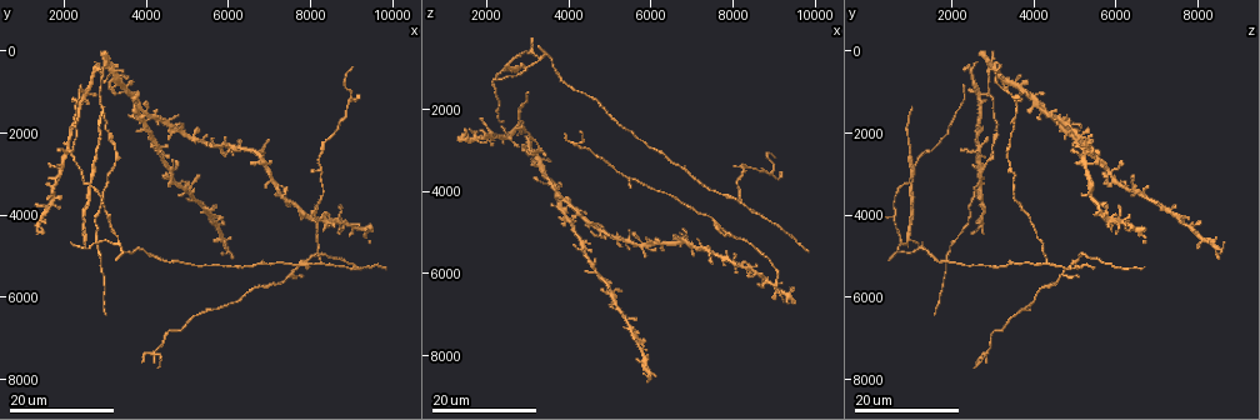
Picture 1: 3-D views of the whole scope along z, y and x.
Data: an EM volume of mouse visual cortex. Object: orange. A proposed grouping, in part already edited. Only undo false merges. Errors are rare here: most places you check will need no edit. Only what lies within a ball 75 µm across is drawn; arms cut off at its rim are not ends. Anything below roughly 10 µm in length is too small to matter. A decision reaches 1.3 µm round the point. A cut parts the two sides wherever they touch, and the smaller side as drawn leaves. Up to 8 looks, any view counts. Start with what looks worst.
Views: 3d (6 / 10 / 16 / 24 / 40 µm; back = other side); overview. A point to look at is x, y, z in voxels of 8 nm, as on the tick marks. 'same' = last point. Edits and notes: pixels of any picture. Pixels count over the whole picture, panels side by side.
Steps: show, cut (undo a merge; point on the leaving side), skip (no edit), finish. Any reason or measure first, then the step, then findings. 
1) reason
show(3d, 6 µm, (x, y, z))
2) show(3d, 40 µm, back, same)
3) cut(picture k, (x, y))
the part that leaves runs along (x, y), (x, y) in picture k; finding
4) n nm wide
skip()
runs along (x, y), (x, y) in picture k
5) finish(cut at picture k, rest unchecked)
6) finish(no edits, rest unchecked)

branch point
show(3d, 16 µm, (8300, 5150, 4300))

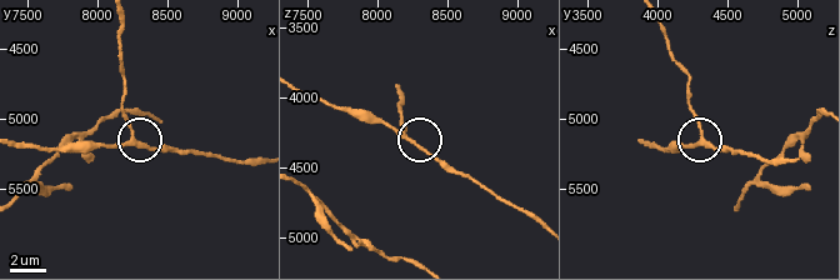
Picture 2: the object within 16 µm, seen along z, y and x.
show(3d, 6 µm, (8260, 5160, 4320))

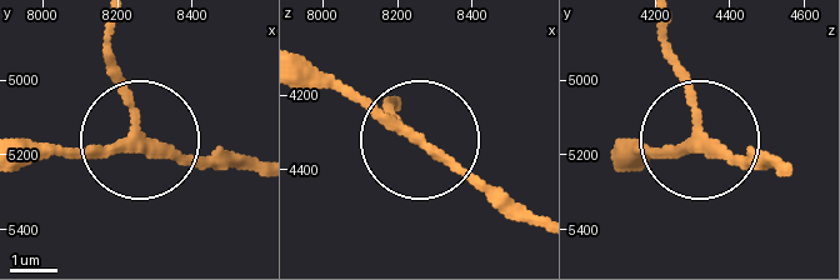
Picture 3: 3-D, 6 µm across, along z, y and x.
skip()
runs along (26, 154), (158, 143), (213, 166) in picture 3; one neuron here

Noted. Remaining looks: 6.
arms part here
show(3d, 24 µm, (2950, 1050, 2950))

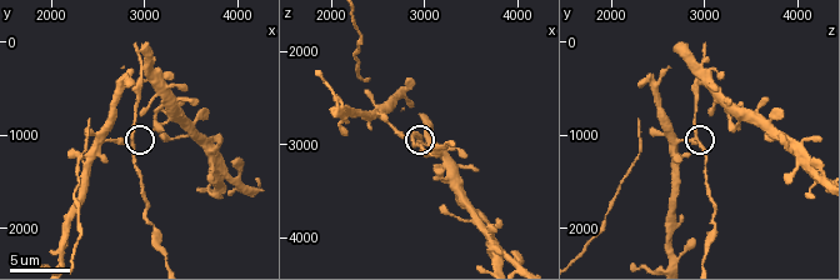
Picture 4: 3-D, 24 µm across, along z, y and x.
show(3d, 6 µm, (2850, 1050, 2900))

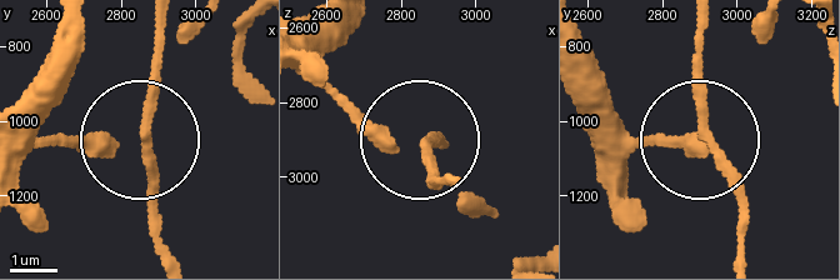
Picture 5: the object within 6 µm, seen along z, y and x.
200 nm wide
skip()
runs along (695, 28), (695, 124), (735, 195), (744, 255) in picture 5; one neuron here

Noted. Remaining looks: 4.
side arm on a straight run
show(3d, 16 µm, (5450, 6400, 3700))

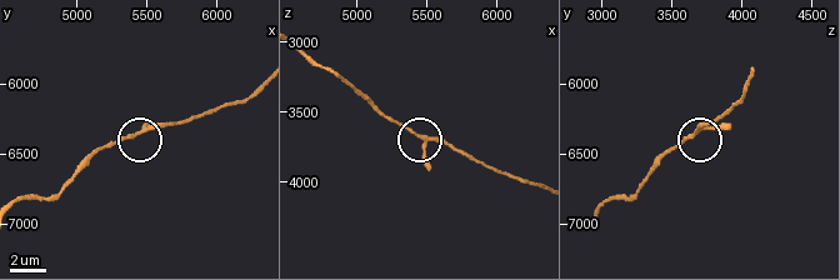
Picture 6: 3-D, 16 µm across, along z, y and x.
show(3d, 6 µm, (5420, 6340, 3660))

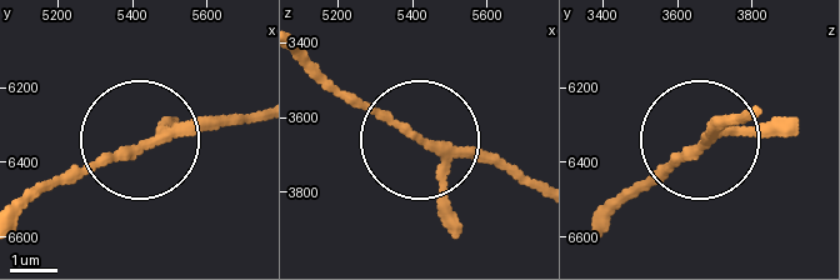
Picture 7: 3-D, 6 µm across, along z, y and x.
3 arms
skip()
all the same neuron

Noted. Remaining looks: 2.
sudden change in width
show(3d, 16 µm, (5000, 6700, 3350))

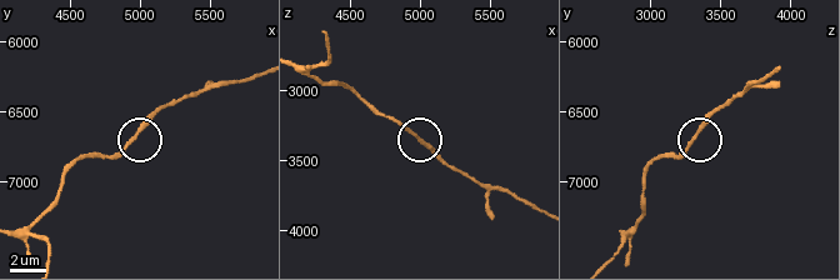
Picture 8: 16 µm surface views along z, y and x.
show(3d, 10 µm, (4960, 6660, 3320))

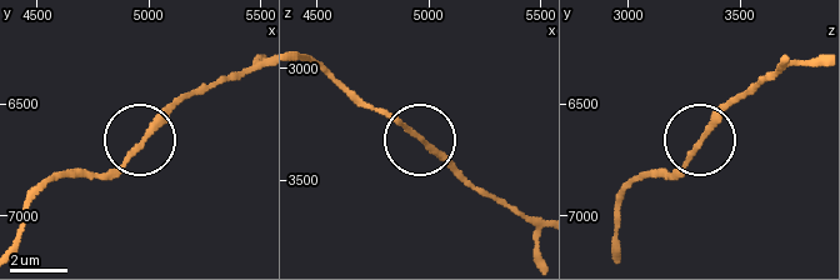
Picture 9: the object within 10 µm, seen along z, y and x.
skip()
runs along (259, 64), (194, 90), (123, 164), (89, 175) in picture 9; one neuron here

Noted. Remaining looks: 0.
finish(no edits, rest unchecked)

